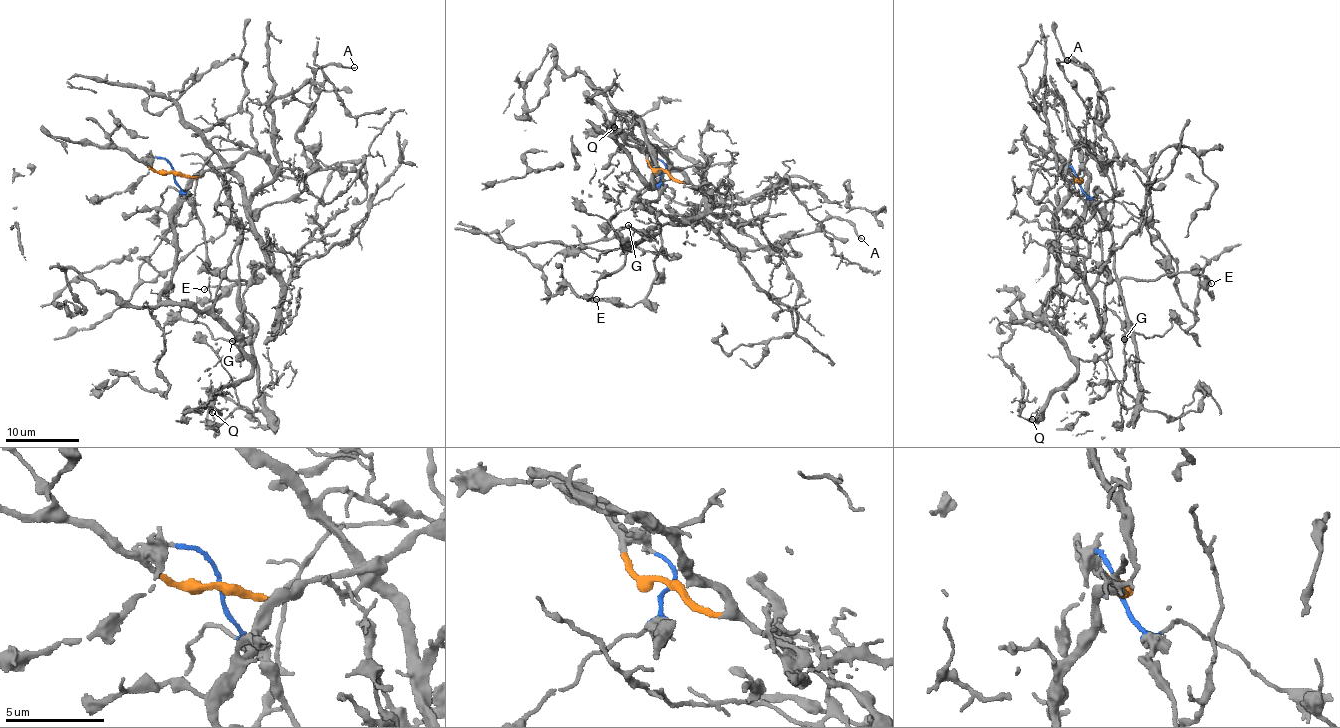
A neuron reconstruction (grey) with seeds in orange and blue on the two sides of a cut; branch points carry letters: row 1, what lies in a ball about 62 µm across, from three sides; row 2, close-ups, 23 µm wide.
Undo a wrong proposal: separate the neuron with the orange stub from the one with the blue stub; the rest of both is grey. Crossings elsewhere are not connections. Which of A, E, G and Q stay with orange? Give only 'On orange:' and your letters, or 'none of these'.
On orange: A, G, Q

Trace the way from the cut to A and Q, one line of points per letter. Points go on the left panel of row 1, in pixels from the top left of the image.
A: (173, 172), (201, 176), (255, 153), (298, 178), (311, 169), (296, 134), (318, 95), (317, 69), (355, 66)
Q: (173, 172), (199, 176), (171, 218), (171, 279), (160, 298), (216, 319), (252, 368), (201, 407), (211, 412)

